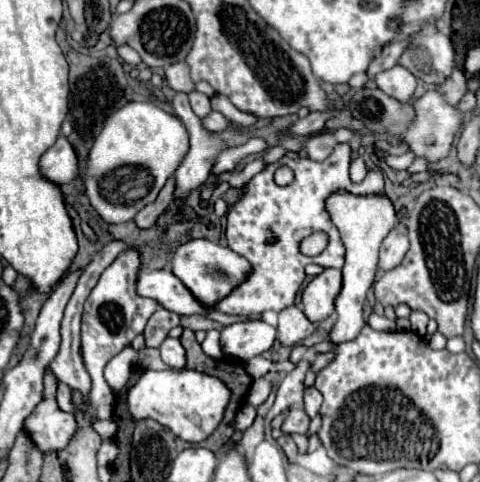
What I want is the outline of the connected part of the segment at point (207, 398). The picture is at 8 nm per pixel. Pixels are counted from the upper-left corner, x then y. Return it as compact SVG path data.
M188 369L144 371L140 379L128 389L128 409L136 421L154 419L188 443L200 443L218 427L228 399L230 391L220 379Z

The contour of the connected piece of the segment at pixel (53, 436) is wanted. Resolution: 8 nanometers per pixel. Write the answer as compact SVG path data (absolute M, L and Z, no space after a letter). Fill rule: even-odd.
M48 369L44 377L44 399L34 413L26 419L24 427L32 433L36 447L46 451L60 451L68 445L68 439L76 433L76 421L72 413L62 413L56 405L56 377Z

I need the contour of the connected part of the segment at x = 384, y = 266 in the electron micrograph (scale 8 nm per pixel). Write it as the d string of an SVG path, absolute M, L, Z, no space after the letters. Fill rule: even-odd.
M400 221L388 233L388 237L384 239L384 243L380 247L380 263L378 263L378 267L382 271L394 269L396 265L402 263L406 251L408 251L408 231L406 231L406 225Z

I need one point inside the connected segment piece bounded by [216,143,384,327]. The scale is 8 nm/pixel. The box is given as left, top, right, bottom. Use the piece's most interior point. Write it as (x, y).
(291, 213)

